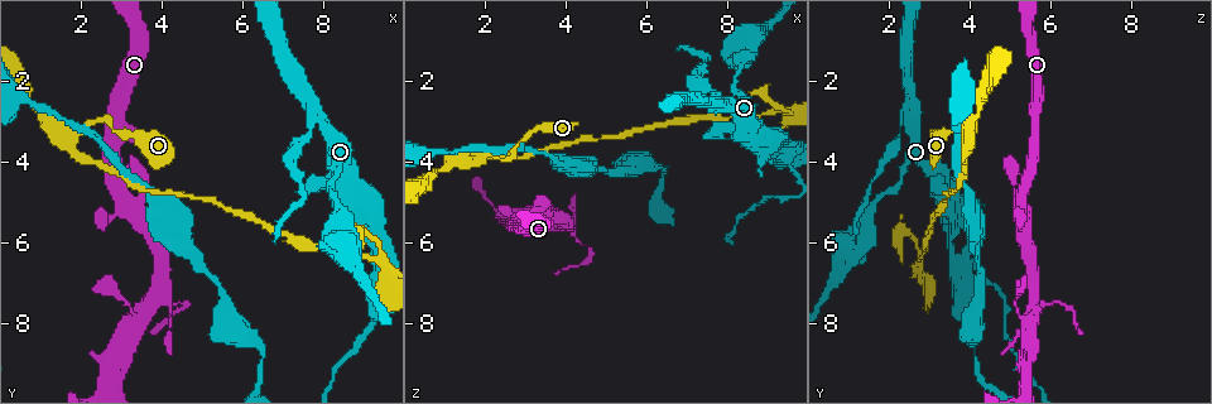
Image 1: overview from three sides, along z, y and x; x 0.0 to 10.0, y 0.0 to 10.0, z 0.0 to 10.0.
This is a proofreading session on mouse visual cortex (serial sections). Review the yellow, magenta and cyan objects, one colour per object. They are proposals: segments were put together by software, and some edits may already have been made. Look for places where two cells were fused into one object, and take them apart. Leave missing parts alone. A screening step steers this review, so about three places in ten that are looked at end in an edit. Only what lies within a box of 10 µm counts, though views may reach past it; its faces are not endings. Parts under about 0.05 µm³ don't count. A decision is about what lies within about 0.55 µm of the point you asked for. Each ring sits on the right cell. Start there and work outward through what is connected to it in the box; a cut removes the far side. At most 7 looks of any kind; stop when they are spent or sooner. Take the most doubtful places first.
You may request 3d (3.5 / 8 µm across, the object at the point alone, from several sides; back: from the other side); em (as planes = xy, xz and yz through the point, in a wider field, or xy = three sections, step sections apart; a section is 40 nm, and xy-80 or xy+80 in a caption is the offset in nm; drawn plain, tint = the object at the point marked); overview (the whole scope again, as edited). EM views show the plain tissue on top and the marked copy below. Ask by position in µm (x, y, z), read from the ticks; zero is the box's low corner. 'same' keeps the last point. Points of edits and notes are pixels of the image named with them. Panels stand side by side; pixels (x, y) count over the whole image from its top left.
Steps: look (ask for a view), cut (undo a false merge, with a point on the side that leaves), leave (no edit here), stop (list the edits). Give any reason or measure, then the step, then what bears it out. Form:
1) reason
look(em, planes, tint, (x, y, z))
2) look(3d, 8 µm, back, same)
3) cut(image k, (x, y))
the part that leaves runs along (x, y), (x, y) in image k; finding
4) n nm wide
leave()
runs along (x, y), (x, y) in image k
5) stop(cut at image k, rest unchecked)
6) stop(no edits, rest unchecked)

side arm on a straight run
look(3d, 3.5 µm, back, (7.80, 2.80, 2.50))

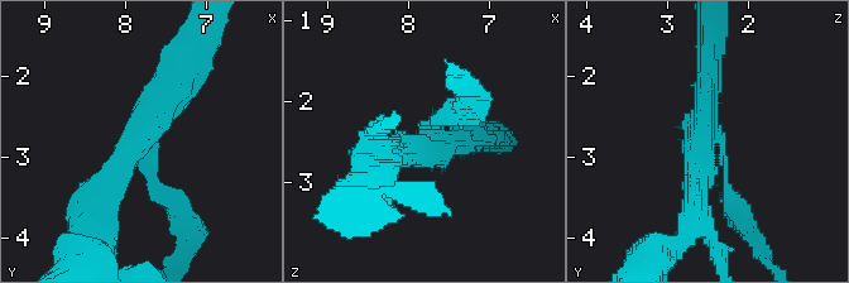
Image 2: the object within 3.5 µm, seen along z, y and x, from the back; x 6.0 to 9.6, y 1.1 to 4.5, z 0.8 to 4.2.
3 arms; arms of 150, 300, 300 nm; shape alone is not enough
look(em, xy, step 1, tint, (7.80, 2.80, 2.50))

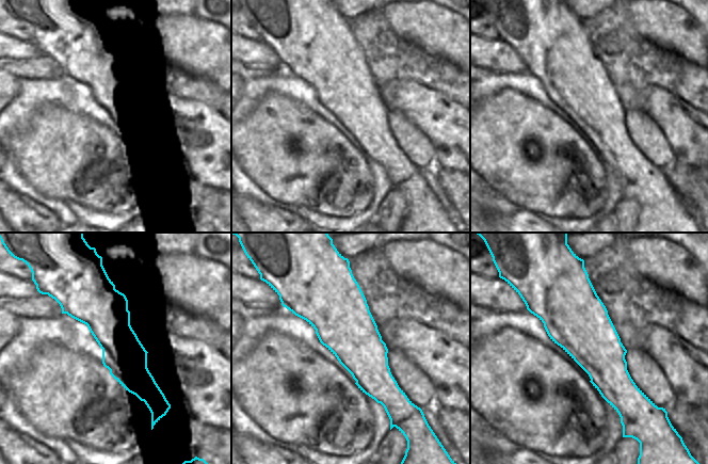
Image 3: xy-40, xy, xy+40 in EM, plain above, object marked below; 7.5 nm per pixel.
leave()
one cell here

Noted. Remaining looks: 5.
side arm on a straight run
look(3d, 8 µm, (1.90, 3.45, 3.90))

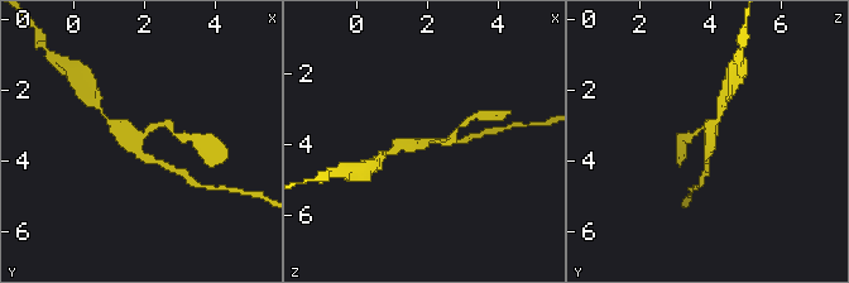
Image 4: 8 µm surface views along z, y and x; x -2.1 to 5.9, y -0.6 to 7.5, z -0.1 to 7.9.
look(3d, 3.5 µm, back, same)

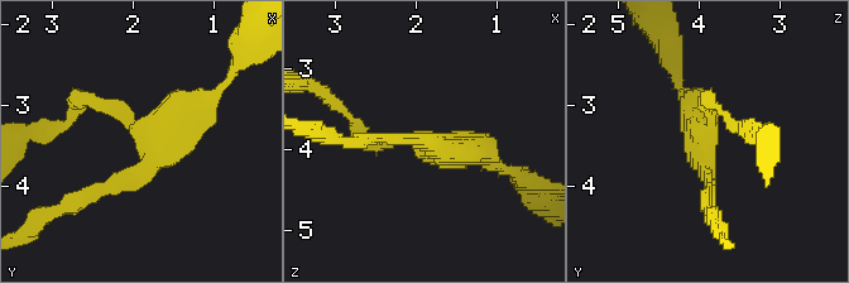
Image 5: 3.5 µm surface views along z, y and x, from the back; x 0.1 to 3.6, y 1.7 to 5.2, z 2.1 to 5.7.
shape alone is not enough
look(em, planes, tint, (1.85, 3.40, 3.95))

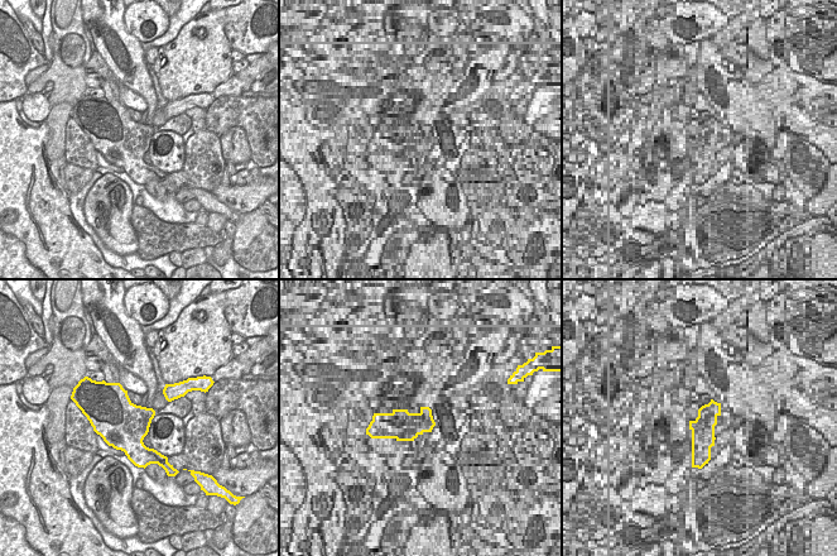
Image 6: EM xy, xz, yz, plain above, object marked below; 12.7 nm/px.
arms of 150, 150, 400 nm
cut(image 5, (180, 125))
two cells meet here

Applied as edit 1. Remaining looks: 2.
stop(cut at image 5, rest unchecked)

